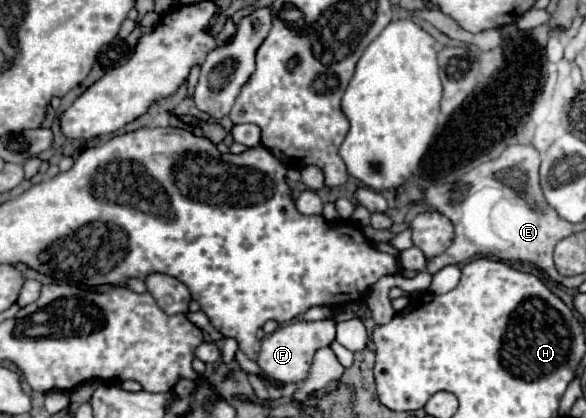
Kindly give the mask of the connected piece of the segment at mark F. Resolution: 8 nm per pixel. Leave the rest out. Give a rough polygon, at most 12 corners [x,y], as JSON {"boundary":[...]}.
{"boundary":[[334,319],[292,321],[264,337],[262,373],[302,381],[320,347],[332,345]]}

